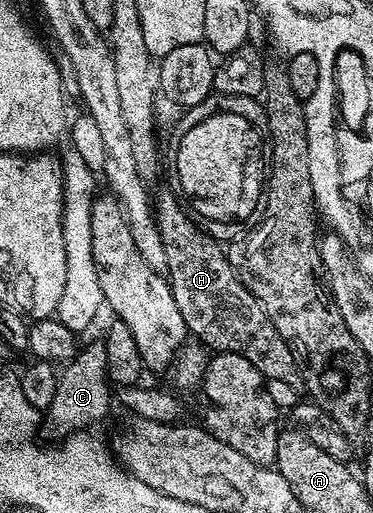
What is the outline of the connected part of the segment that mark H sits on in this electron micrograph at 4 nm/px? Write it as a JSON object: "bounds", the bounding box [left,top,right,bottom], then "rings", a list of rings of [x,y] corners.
{"bounds":[156,191,302,392],"rings":[[[171,191],[164,192],[156,199],[156,222],[164,241],[165,274],[172,297],[176,297],[176,306],[180,308],[180,317],[184,317],[187,332],[211,352],[236,353],[252,361],[263,379],[284,381],[284,385],[293,391],[301,392],[302,374],[298,372],[292,349],[288,349],[284,337],[276,333],[276,325],[272,325],[260,301],[252,297],[252,293],[234,273],[223,244],[218,244],[212,236],[205,235],[197,227],[199,224],[188,214],[179,196]]]}

